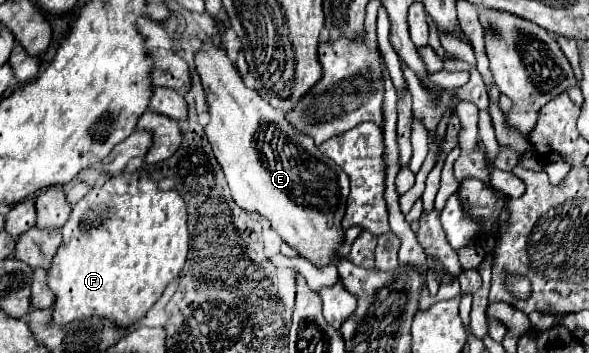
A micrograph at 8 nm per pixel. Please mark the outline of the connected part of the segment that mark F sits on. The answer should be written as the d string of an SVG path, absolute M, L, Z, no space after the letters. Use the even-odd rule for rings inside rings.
M138 169L138 171L124 171L120 175L114 175L110 179L106 179L104 185L96 185L92 187L72 209L72 215L70 215L70 221L64 225L62 229L62 235L64 235L64 241L56 253L56 259L50 267L50 277L48 277L48 287L56 293L56 303L54 303L54 321L56 325L66 325L70 321L76 321L76 319L86 319L86 317L92 317L92 315L100 315L100 317L106 317L106 319L112 319L112 323L116 325L122 325L122 327L130 327L134 325L136 321L140 321L148 309L160 299L160 295L164 293L164 289L168 287L168 283L182 271L184 263L186 263L186 255L188 255L188 249L190 249L190 235L188 235L188 213L186 213L186 203L184 199L180 197L178 191L162 191L158 187L156 181L152 181L150 173L146 169Z

